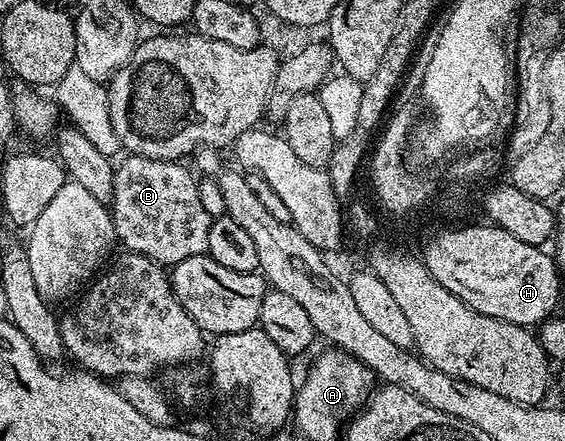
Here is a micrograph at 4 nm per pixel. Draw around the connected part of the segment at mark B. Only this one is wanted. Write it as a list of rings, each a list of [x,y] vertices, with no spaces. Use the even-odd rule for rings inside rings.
[[[132,154],[126,158],[123,164],[115,167],[113,197],[109,204],[116,240],[124,243],[127,251],[136,251],[138,255],[149,257],[167,269],[185,261],[185,257],[207,254],[212,218],[201,205],[198,182],[192,168],[182,167],[184,164],[174,159],[154,159]]]

